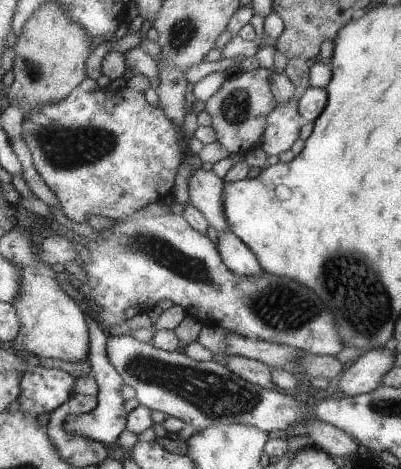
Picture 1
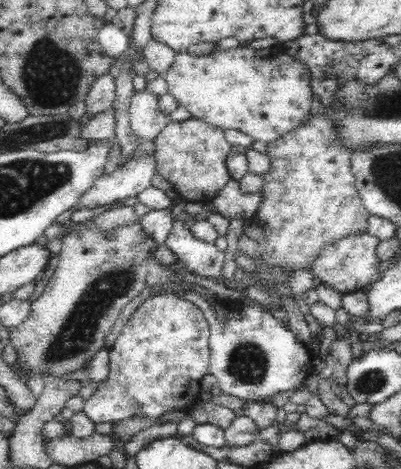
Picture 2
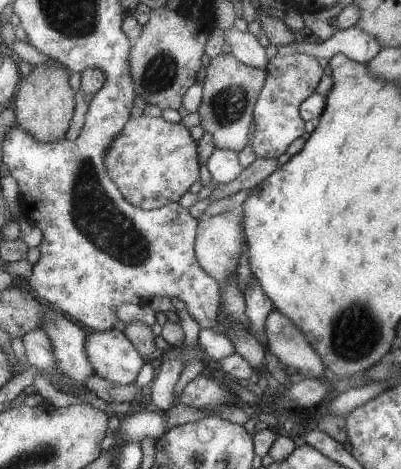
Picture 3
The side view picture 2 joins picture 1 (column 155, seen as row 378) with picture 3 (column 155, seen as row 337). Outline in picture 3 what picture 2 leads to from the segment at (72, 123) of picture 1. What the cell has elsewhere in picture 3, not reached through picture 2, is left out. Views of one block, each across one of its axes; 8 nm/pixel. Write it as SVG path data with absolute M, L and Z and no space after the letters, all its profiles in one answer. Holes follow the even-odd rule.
M149 116L131 118L123 134L111 144L107 166L127 200L149 212L179 202L201 178L199 144L193 140L191 130L183 122L171 124Z

